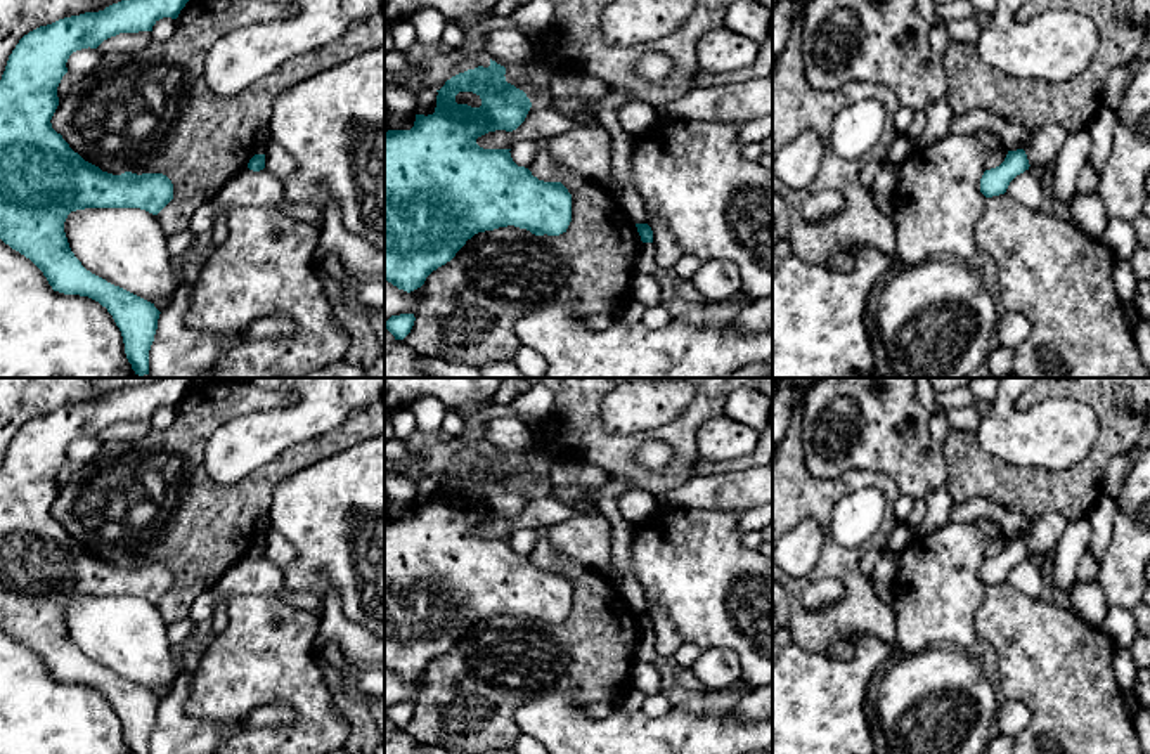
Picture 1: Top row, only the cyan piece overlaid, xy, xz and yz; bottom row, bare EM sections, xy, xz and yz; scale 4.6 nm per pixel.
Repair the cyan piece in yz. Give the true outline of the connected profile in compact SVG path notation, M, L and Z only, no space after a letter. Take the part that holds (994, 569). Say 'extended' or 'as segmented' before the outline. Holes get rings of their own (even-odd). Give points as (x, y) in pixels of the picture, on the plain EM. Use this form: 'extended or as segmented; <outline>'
as segmented; M1024 537L1008 539L1005 549L991 558L985 558L980 567L980 581L985 586L1005 582L1010 570L1029 558L1029 548Z

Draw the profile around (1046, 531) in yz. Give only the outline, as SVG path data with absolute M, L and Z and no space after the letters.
M1046 513L1039 517L1027 536L1024 537L1029 548L1029 553L1039 553L1050 556L1060 537L1063 536L1069 522L1060 513Z

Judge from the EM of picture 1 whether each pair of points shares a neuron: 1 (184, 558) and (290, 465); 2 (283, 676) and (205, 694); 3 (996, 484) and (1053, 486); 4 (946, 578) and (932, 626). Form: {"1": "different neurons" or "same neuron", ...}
{"1": "same neuron", "2": "same neuron", "3": "same neuron", "4": "same neuron"}

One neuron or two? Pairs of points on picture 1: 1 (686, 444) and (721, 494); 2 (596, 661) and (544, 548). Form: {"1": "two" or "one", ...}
{"1": "two", "2": "one"}

